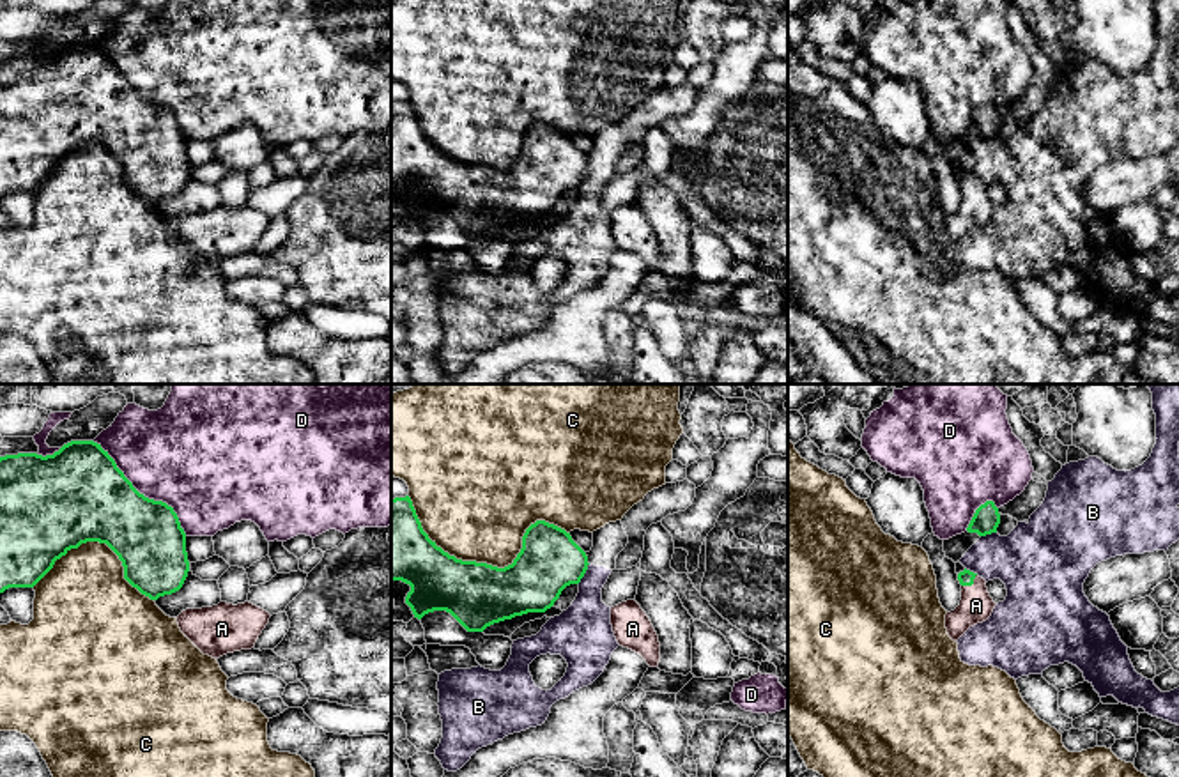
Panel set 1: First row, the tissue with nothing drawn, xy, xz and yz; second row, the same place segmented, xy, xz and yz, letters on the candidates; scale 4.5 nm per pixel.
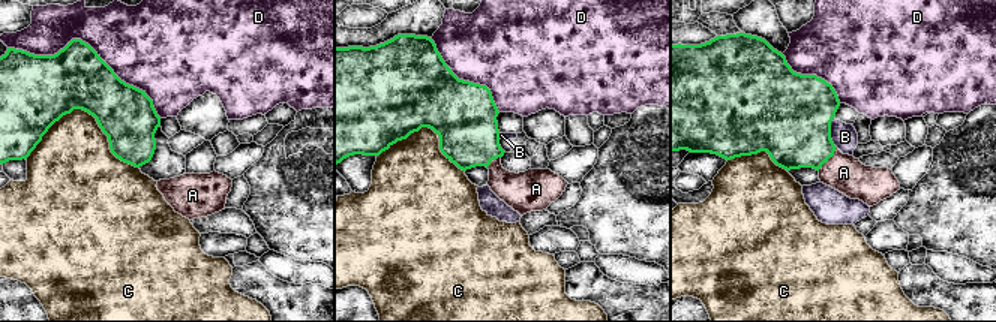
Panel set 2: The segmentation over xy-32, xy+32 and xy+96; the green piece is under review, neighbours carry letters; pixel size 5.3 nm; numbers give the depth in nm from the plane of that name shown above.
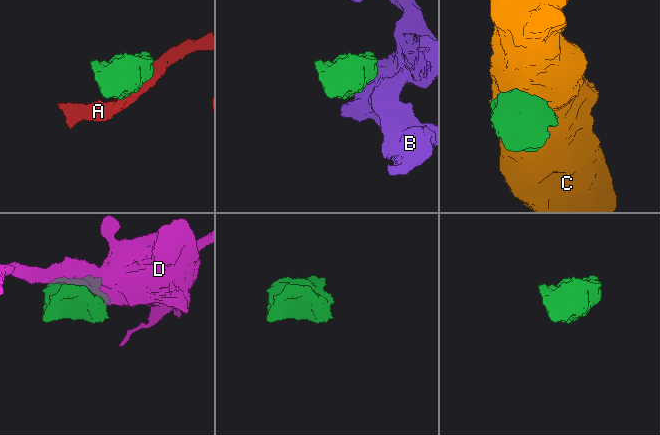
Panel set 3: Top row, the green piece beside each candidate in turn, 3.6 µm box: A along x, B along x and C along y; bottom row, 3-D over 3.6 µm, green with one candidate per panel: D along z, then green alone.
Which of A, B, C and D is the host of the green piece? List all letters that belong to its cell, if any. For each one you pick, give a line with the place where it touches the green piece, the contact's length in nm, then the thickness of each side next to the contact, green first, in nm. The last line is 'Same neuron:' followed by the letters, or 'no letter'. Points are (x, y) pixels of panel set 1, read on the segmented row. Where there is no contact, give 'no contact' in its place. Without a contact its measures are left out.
A: meets green in yz at (970, 584); contact 90 nm long; 70 nm thick on the green side, 160 nm on the other
Same neuron: A

